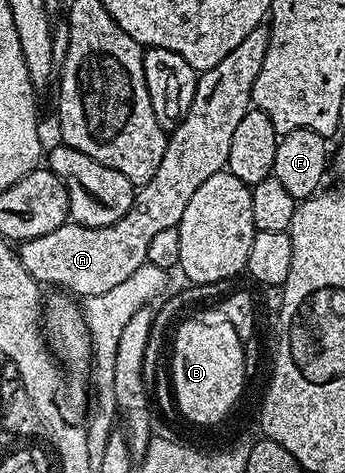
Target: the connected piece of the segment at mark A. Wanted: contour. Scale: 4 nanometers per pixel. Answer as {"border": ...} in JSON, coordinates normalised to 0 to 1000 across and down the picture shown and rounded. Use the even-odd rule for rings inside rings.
{"border":[[[757,53],[733,61],[733,70],[722,70],[722,78],[710,78],[652,129],[629,129],[617,146],[574,161],[548,239],[493,279],[478,332],[467,332],[455,366],[443,366],[417,395],[394,402],[386,433],[351,467],[301,480],[238,480],[223,469],[197,467],[148,493],[52,516],[61,560],[84,569],[116,603],[151,598],[159,605],[151,609],[191,611],[217,628],[249,628],[307,619],[394,569],[409,569],[409,560],[426,554],[423,537],[443,501],[516,482],[559,408],[571,408],[571,400],[583,400],[629,359],[623,326],[655,321],[675,298],[675,273],[687,273],[699,247],[710,247],[730,224],[733,171],[745,171],[745,154],[757,154],[768,104],[780,104],[780,63]]]}

